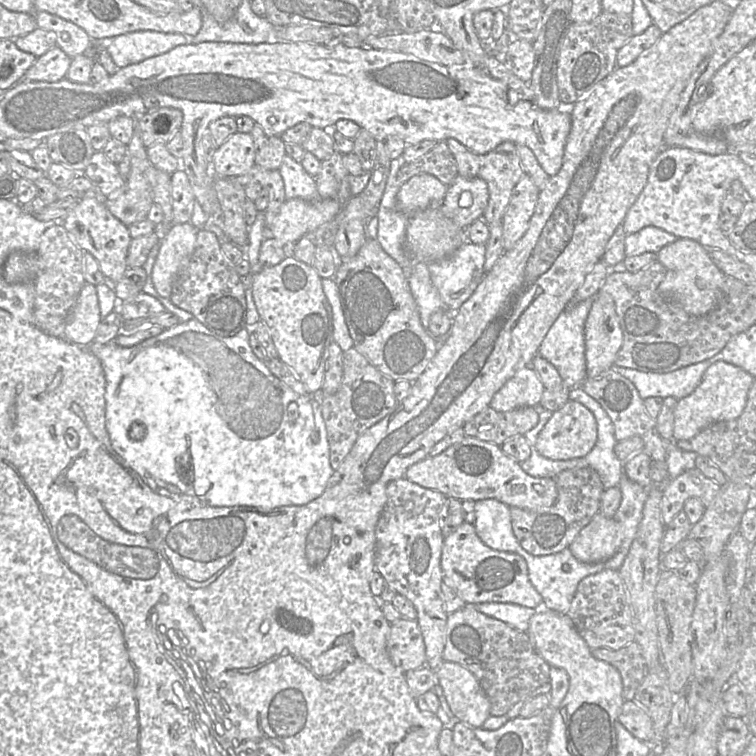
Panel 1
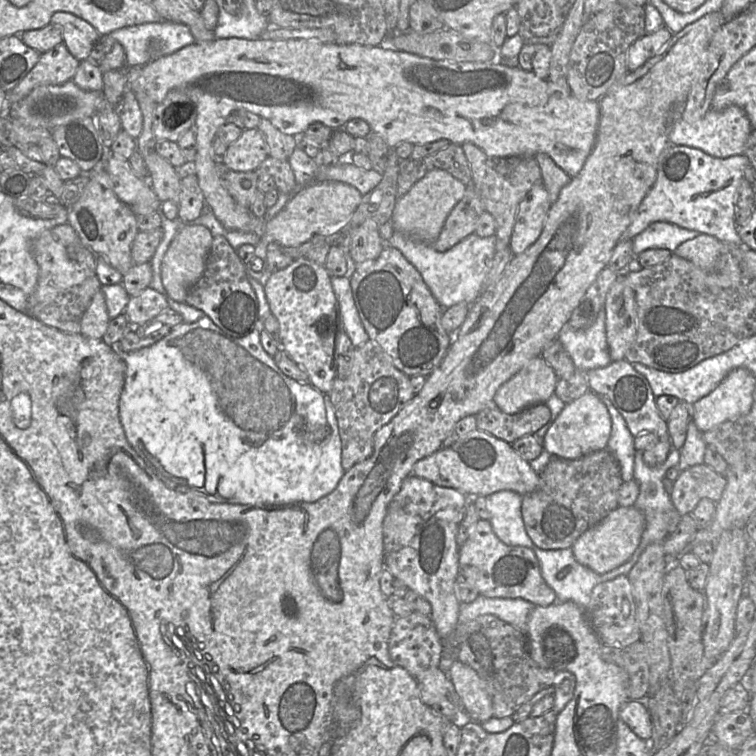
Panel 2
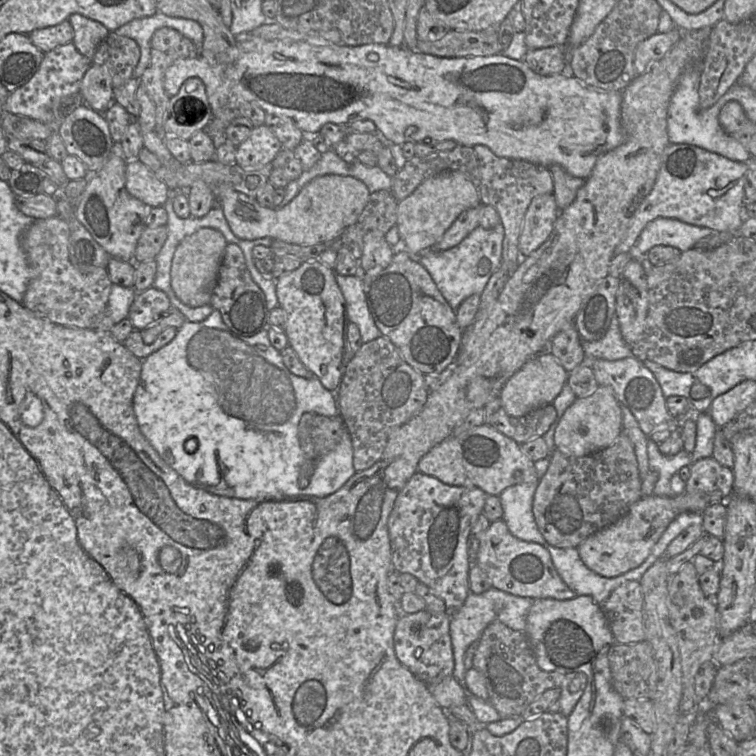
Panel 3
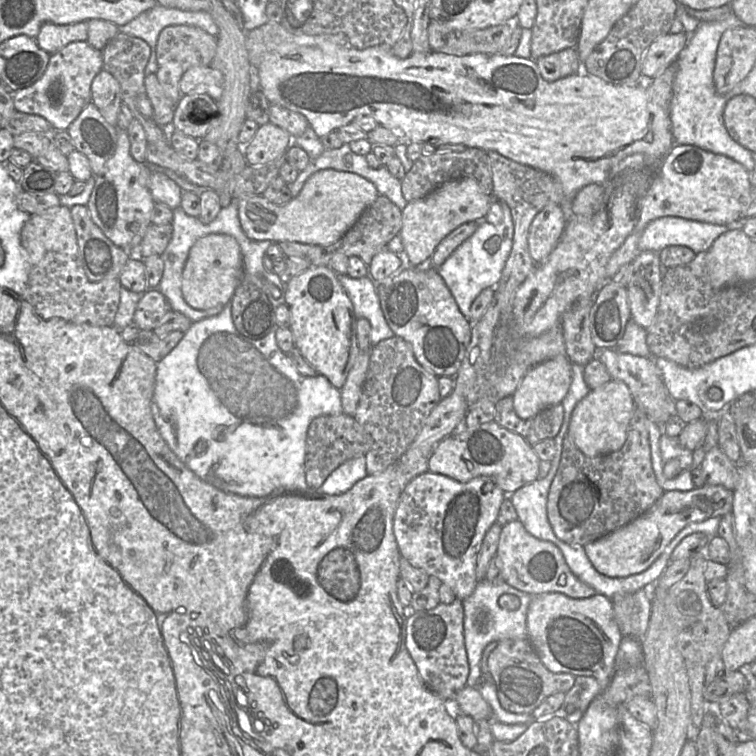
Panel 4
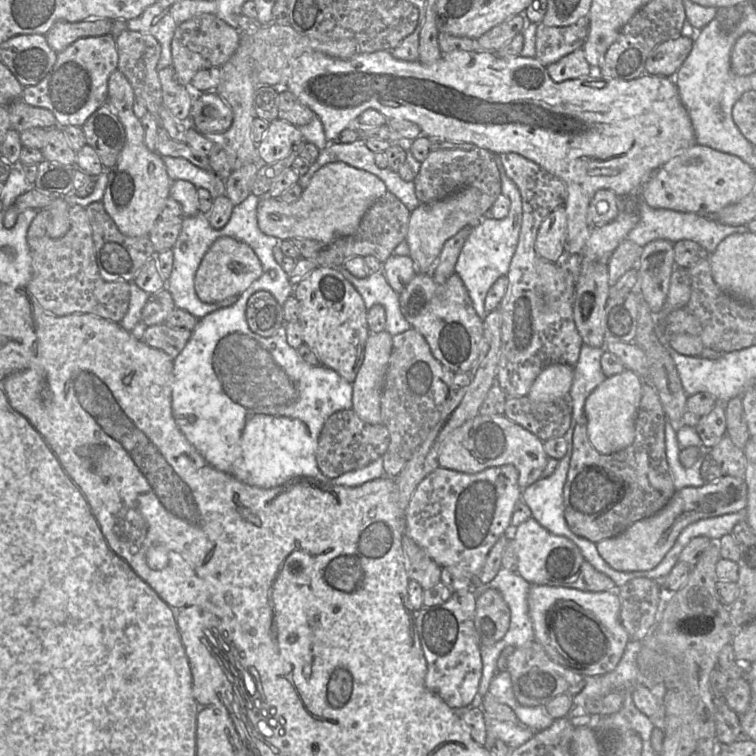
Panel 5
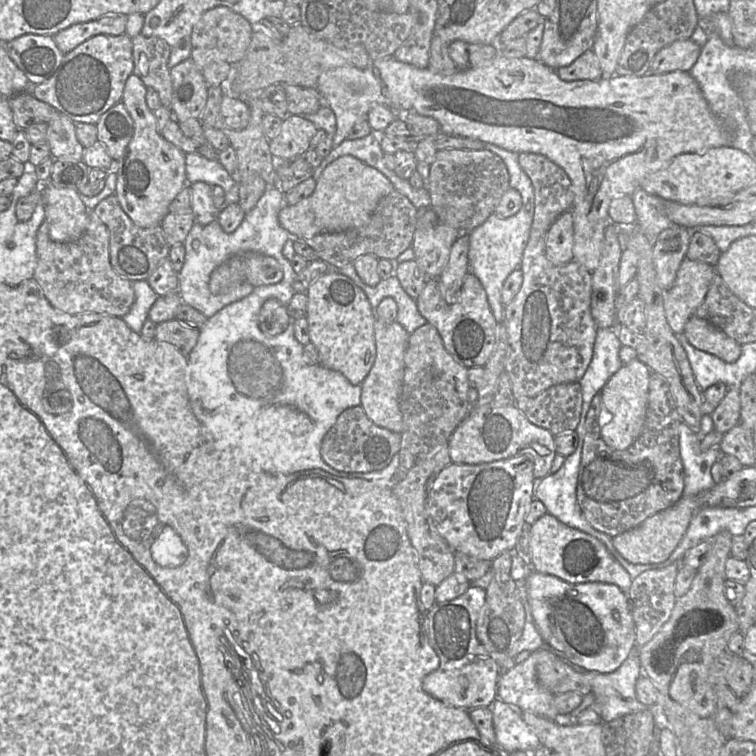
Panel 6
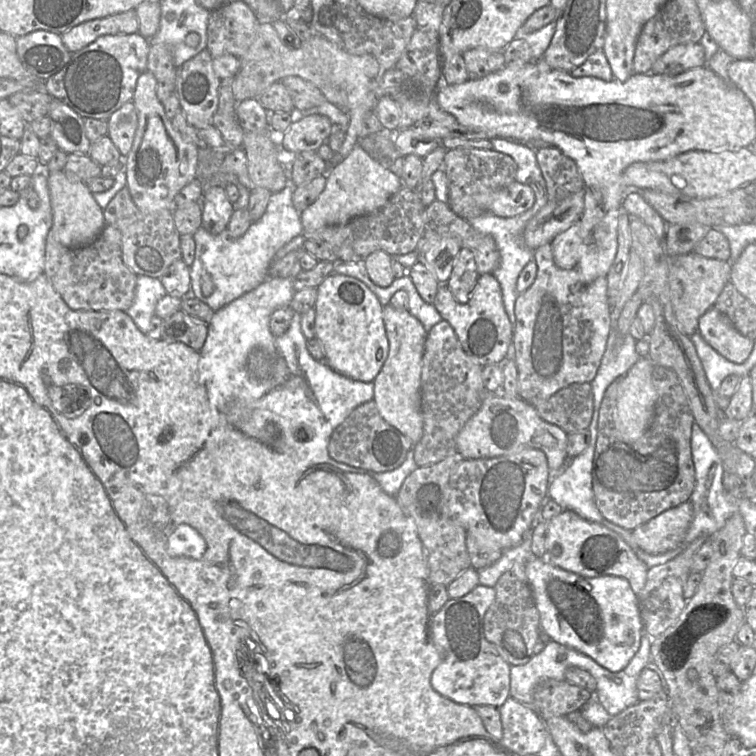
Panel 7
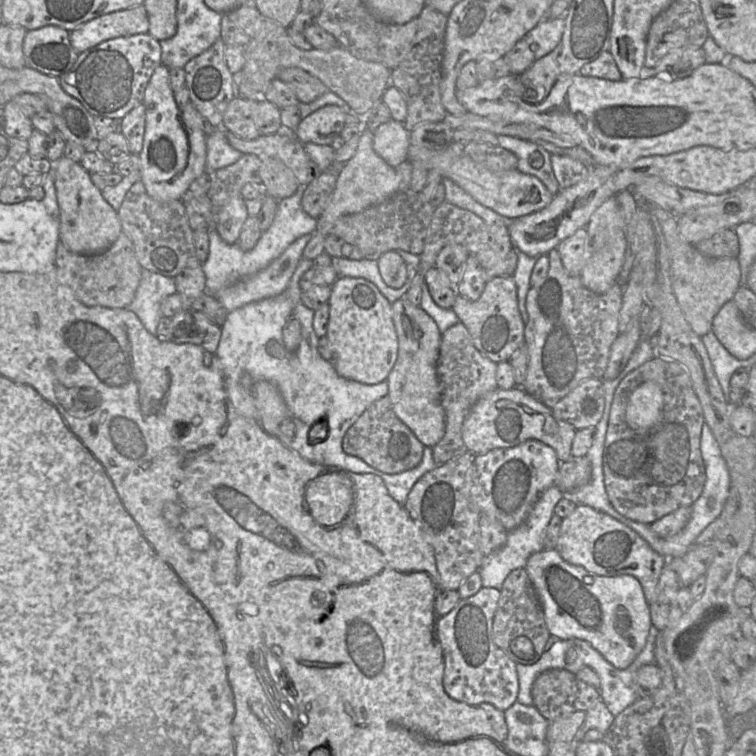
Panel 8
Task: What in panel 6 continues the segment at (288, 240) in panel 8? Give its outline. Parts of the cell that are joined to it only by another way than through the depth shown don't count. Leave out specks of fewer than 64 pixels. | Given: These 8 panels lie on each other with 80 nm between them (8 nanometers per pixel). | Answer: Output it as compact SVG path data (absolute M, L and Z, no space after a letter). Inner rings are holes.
M268 187L254 208L246 213L240 226L232 233L225 232L217 221L208 225L196 222L183 242L185 261L178 272L177 290L182 302L209 318L225 306L249 295L254 290L254 286L249 283L240 284L222 294L212 294L209 290L210 275L214 269L230 258L247 252L259 253L283 261L285 259L282 254L283 248L292 237L281 226L278 218L280 210L286 205L285 194L277 187Z

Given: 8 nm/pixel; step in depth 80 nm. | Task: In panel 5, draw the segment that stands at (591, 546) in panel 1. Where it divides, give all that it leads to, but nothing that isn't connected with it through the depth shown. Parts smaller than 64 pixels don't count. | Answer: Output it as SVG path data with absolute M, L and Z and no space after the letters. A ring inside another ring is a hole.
M729 475L706 481L700 487L678 489L659 512L638 520L616 536L597 542L597 551L602 559L616 571L632 572L653 569L661 562L688 525L701 519L745 511L747 492L744 478Z

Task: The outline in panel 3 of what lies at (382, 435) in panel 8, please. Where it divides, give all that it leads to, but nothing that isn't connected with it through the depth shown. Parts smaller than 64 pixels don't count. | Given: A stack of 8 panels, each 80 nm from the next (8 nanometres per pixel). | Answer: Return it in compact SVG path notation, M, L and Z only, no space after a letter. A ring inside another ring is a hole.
M305 413L298 425L298 435L304 455L309 461L304 466L305 485L307 486L312 475L314 463L321 457L329 453L342 439L344 434L348 434L345 424L339 414L332 417L321 416L314 413Z

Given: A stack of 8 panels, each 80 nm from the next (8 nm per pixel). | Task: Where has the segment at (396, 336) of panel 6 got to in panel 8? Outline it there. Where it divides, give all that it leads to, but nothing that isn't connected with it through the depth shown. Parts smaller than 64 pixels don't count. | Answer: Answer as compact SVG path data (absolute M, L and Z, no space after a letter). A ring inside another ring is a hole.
M401 298L392 304L392 310L398 338L398 356L385 381L388 385L387 397L391 400L396 416L426 449L432 449L445 433L445 412L441 405L442 390L437 376L442 332L419 305Z

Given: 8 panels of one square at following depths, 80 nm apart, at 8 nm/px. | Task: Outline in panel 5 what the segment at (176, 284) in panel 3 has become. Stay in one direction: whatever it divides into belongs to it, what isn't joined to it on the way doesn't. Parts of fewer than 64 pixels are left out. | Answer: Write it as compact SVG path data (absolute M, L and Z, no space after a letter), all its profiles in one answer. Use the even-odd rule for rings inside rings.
M220 237L202 258L195 273L194 289L202 302L216 303L230 296L241 295L263 273L259 258L247 244L231 237Z

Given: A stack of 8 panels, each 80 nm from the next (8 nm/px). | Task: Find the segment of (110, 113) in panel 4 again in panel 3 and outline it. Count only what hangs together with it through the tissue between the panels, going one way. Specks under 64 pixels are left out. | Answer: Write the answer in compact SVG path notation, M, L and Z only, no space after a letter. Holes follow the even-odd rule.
M92 64L86 71L80 86L82 102L100 113L113 103L114 86L106 68Z

